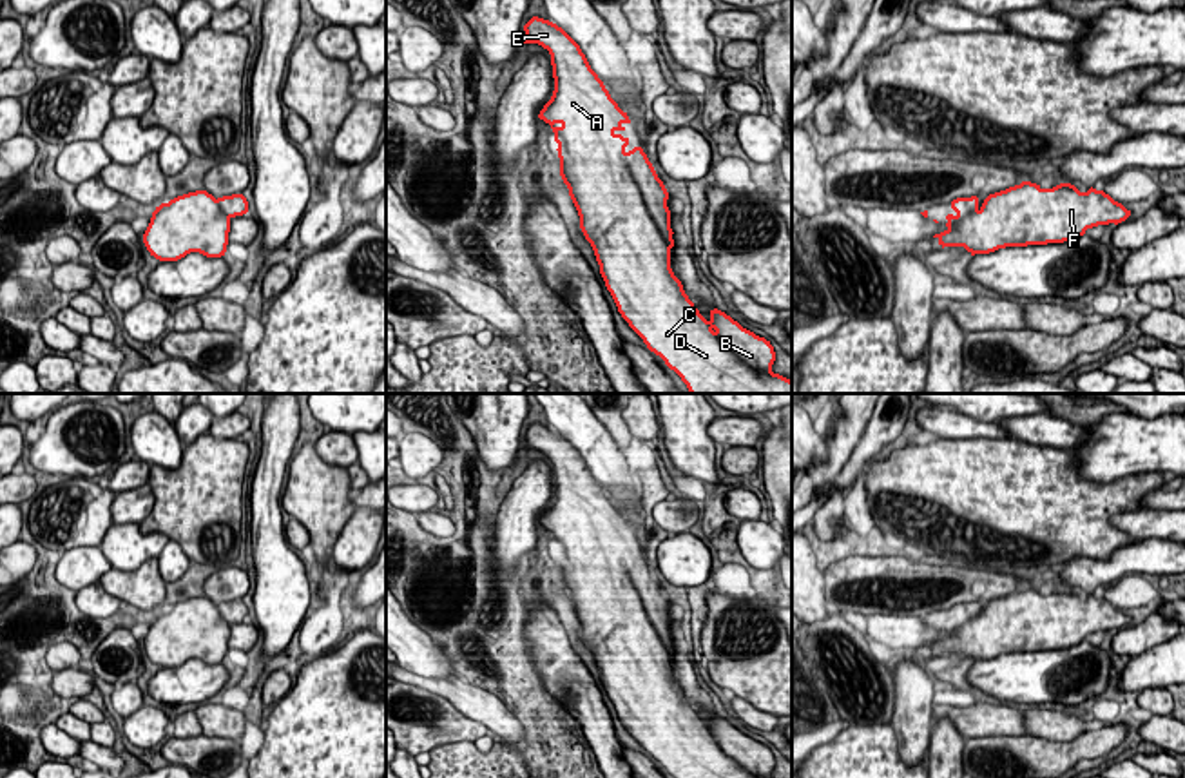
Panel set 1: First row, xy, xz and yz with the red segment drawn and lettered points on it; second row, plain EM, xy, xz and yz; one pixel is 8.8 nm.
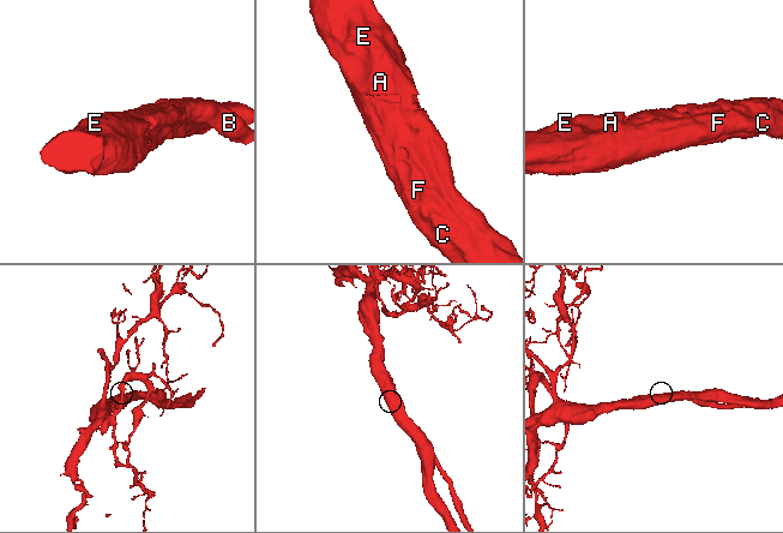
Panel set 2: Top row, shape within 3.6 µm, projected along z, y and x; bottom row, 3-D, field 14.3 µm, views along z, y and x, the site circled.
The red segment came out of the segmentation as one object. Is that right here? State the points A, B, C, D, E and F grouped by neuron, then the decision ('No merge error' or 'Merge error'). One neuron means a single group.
Groups: A B C D E F. No merge error

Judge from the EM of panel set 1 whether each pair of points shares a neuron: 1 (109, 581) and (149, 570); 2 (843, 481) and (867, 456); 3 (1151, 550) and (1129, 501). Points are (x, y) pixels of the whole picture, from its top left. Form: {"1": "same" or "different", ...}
{"1": "same", "2": "same", "3": "different"}

